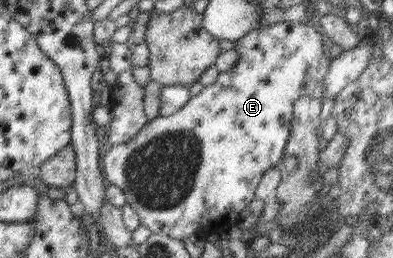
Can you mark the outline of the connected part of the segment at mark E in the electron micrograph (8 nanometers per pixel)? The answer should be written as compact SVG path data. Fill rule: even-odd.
M286 22L272 23L266 28L252 30L235 43L234 49L239 59L234 68L226 72L219 72L217 79L210 85L205 86L199 94L190 97L190 100L178 112L170 116L158 116L149 120L130 140L117 144L108 145L106 153L101 157L101 170L103 177L110 184L117 186L125 194L126 202L138 213L141 224L148 227L153 233L164 233L176 240L184 240L193 235L207 237L211 234L226 234L232 226L242 218L242 210L254 200L256 187L261 182L266 170L276 168L283 157L285 146L290 134L291 120L293 117L294 103L303 96L312 96L323 100L325 94L325 78L331 60L324 55L323 37L316 32L311 23Z

